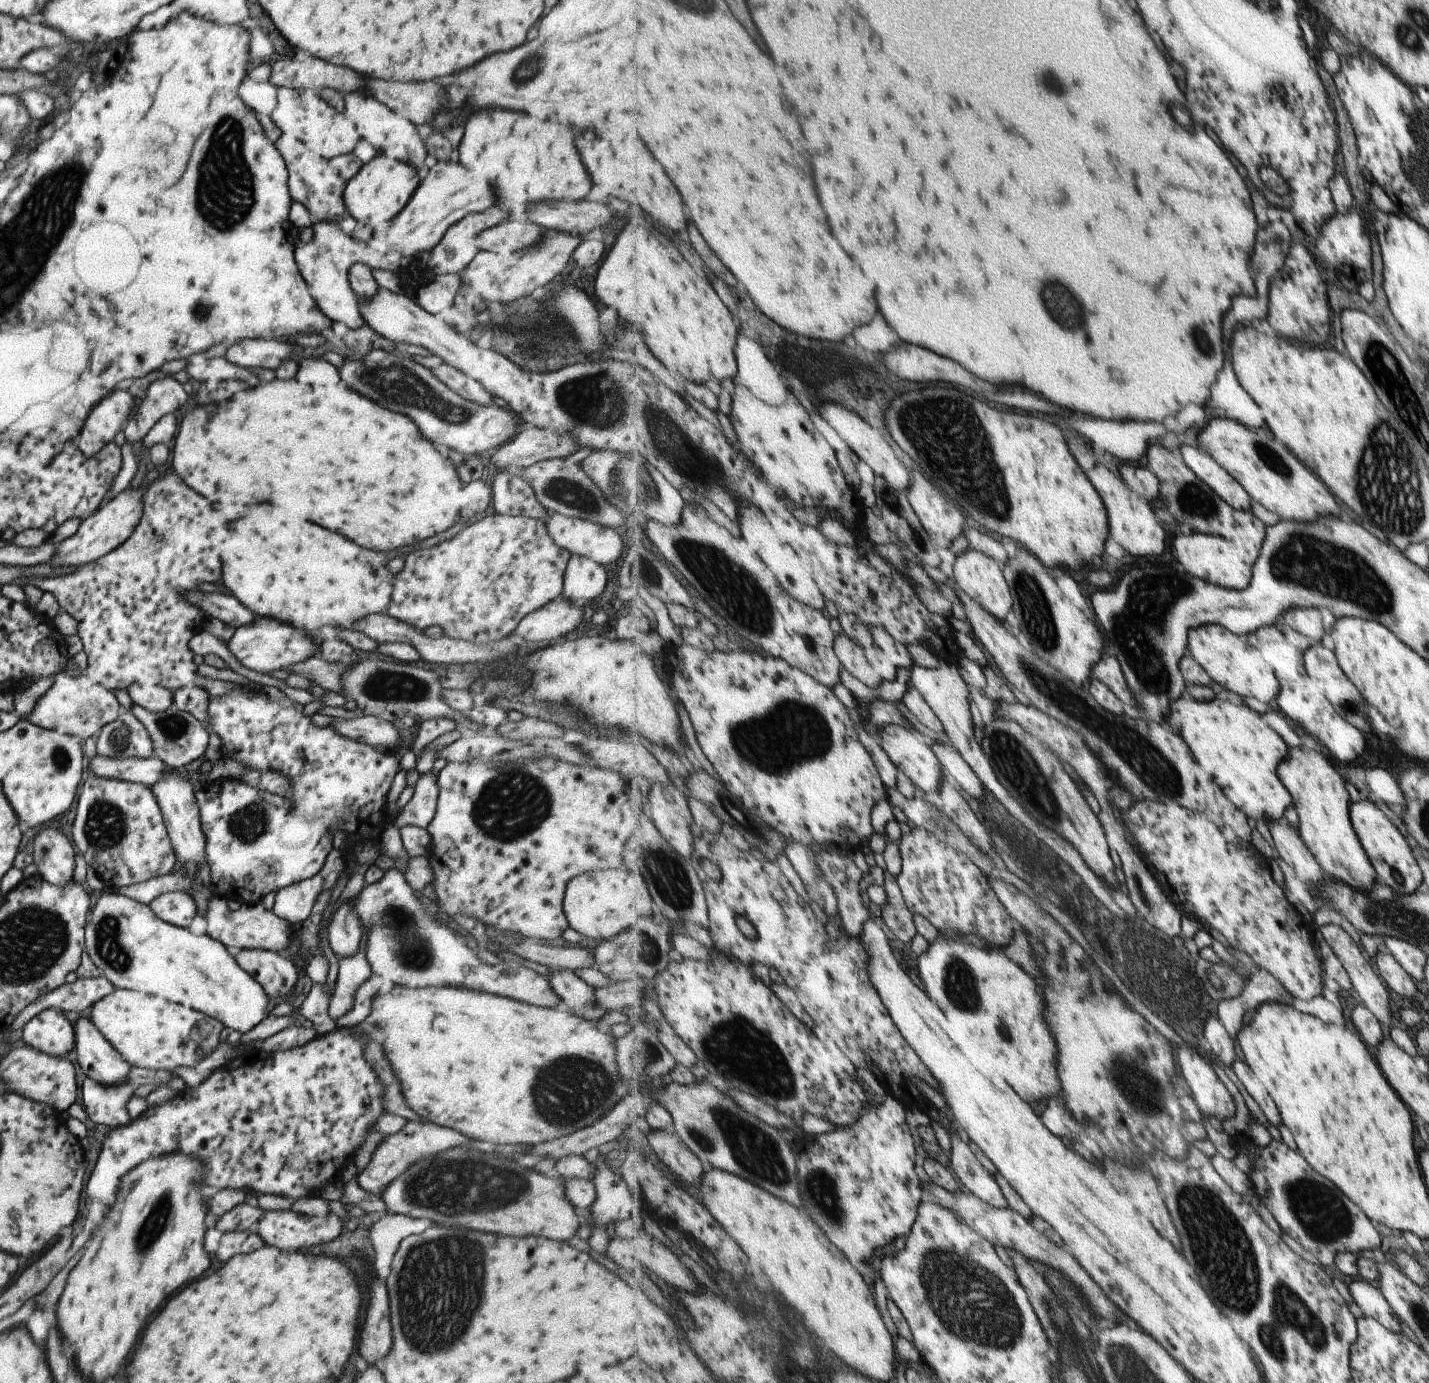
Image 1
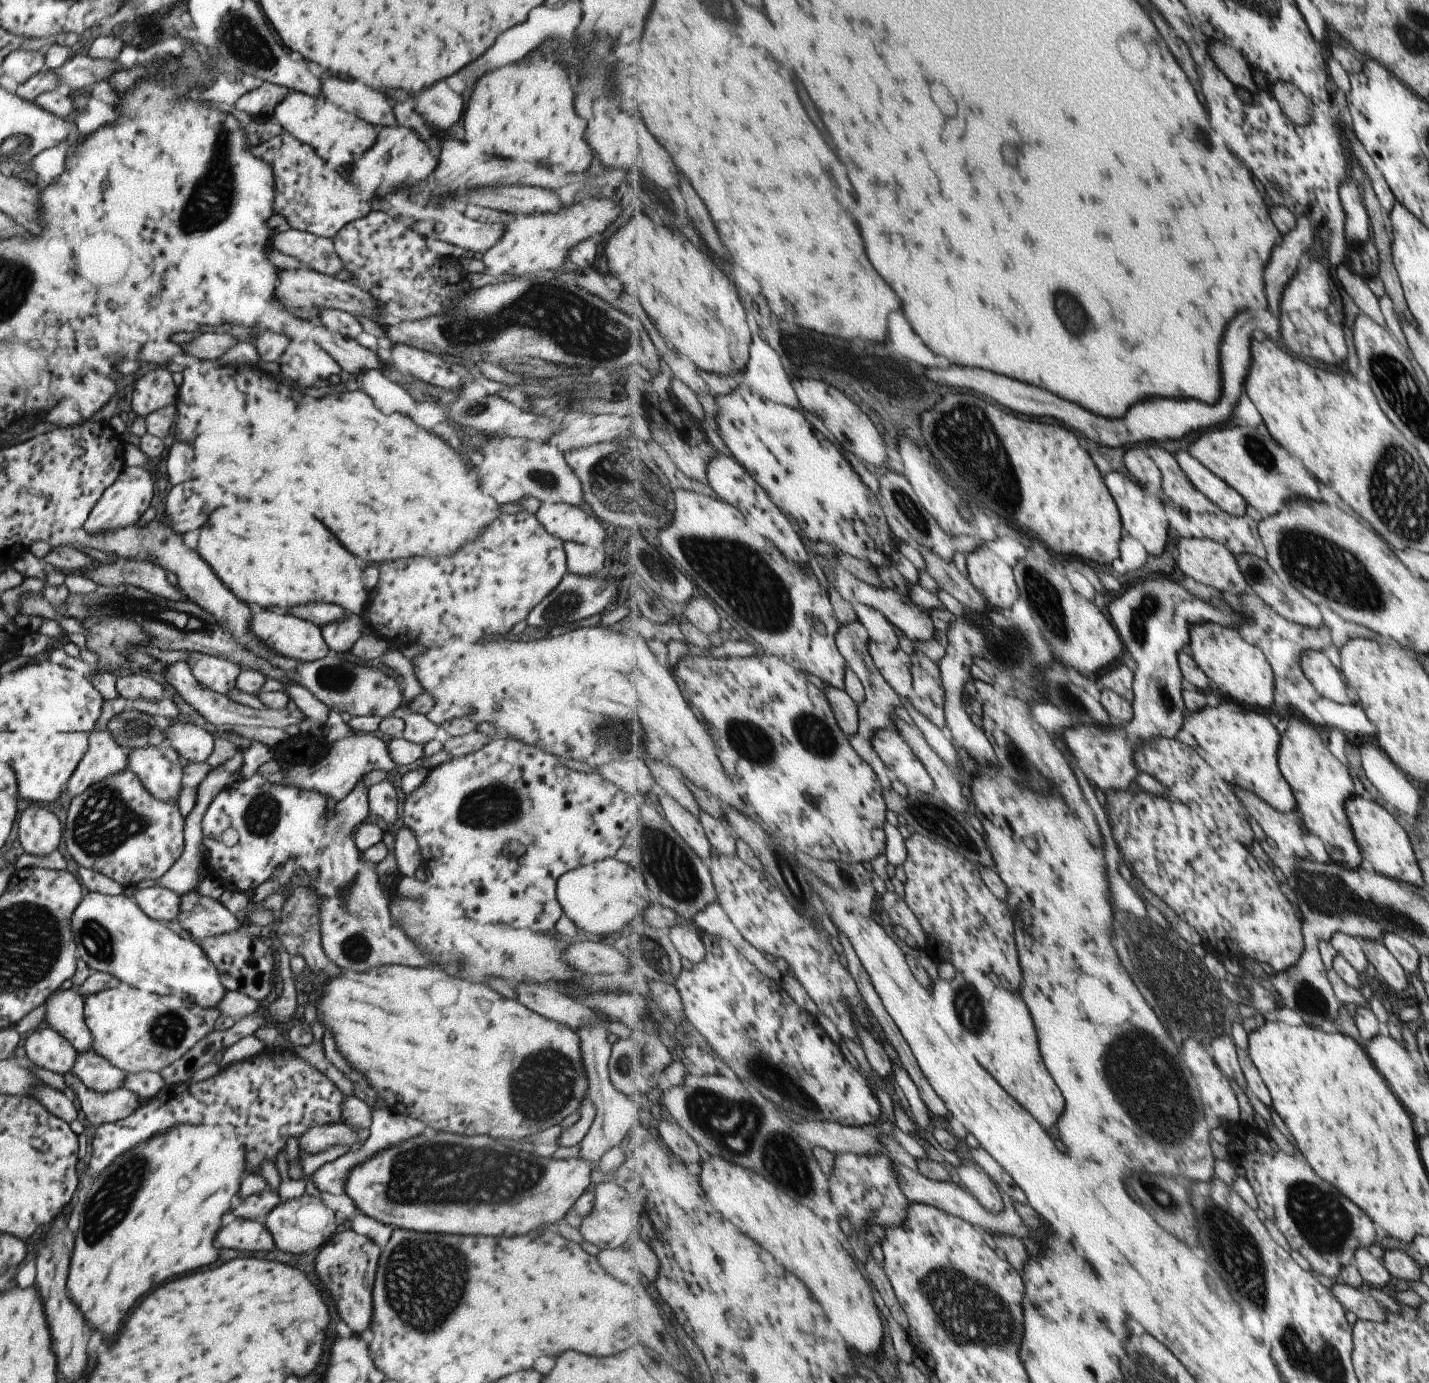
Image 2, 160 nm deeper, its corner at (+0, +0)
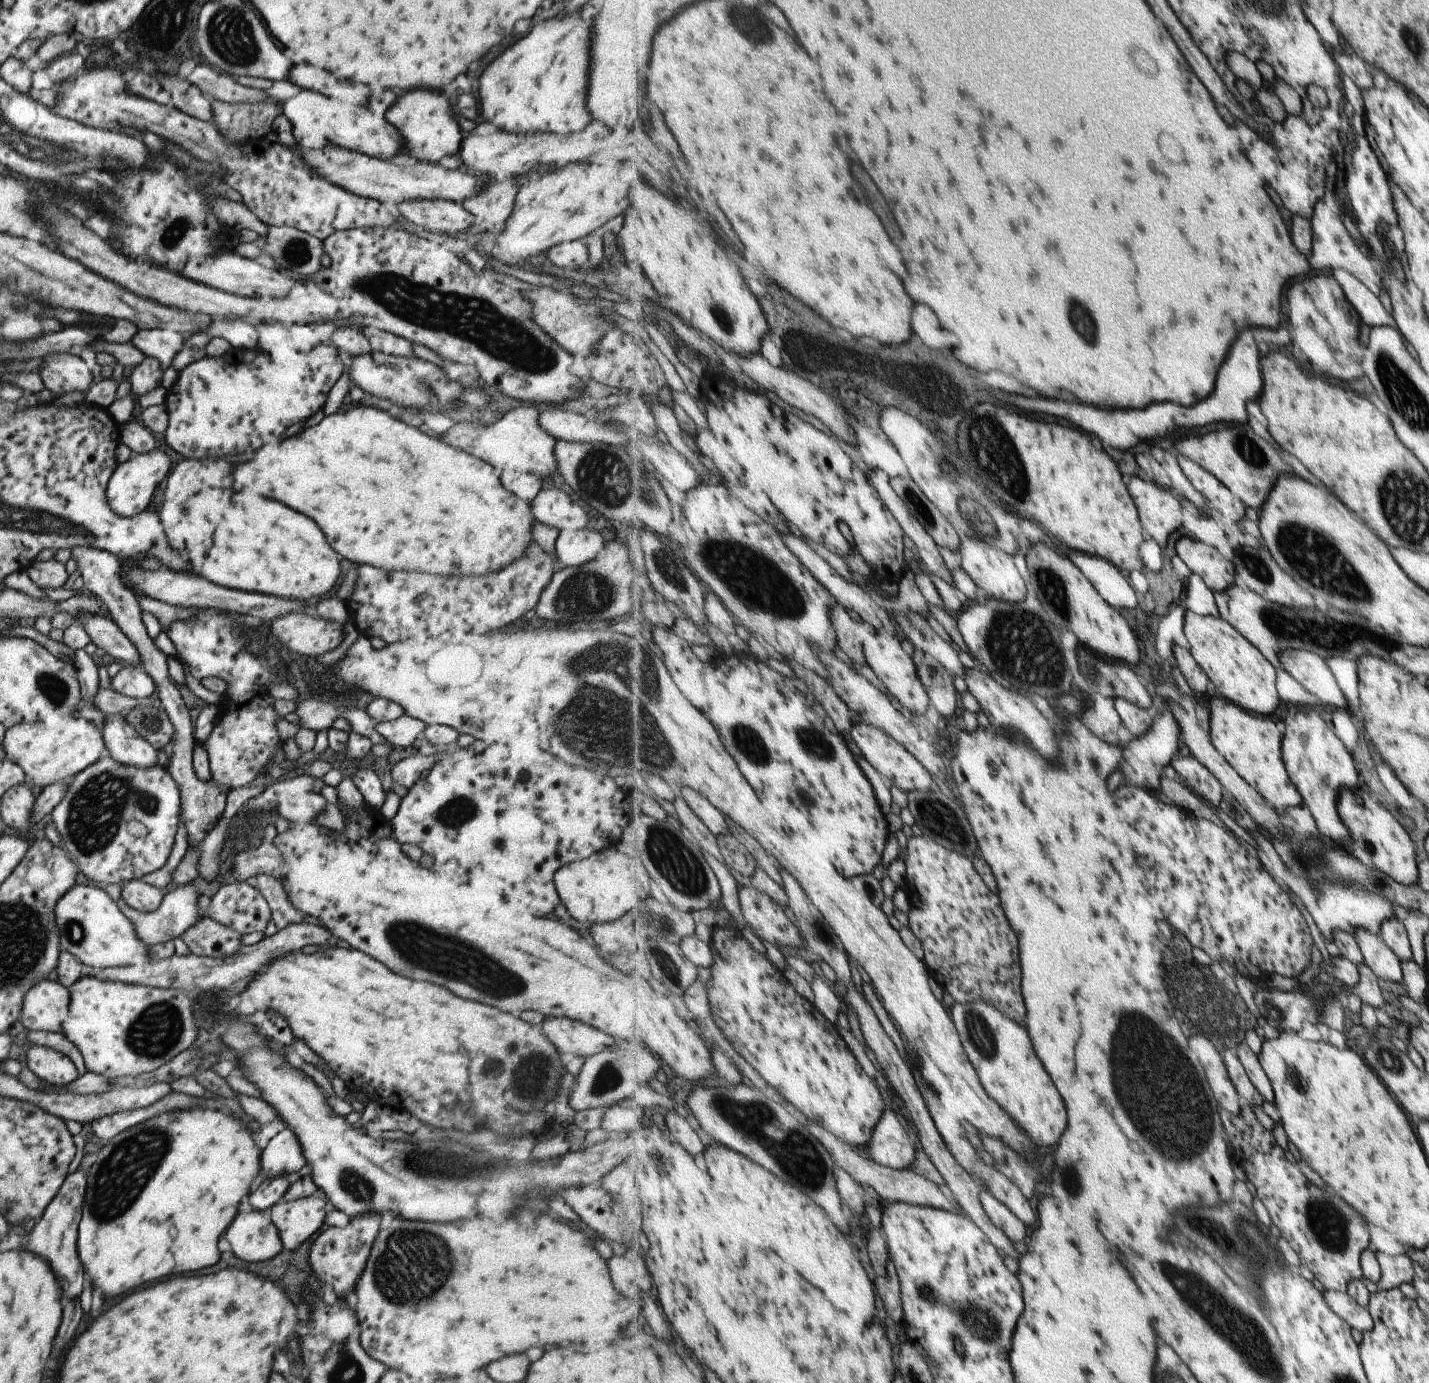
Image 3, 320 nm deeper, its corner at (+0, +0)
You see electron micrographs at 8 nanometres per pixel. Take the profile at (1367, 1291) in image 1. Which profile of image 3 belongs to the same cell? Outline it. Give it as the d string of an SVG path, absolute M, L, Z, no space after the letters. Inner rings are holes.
M1323 1291L1322 1294L1325 1296L1326 1305L1353 1330L1362 1334L1371 1330L1372 1318L1367 1308L1356 1303L1347 1293Z

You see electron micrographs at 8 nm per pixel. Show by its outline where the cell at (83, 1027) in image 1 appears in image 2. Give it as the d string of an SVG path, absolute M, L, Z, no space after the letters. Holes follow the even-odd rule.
M70 987L67 989L55 989L47 998L43 1001L44 1006L44 1021L48 1024L50 1029L53 1029L59 1033L75 1051L92 1051L91 1049L91 1037L89 1030L83 1022L83 996L77 992L77 988Z

